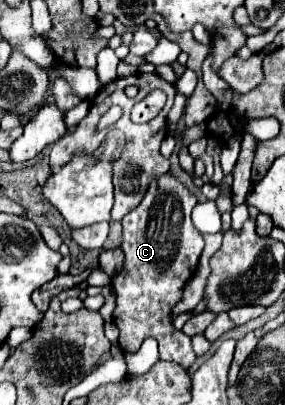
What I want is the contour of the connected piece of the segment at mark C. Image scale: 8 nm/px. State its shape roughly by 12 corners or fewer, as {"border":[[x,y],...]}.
{"border":[[171,172],[121,220],[119,346],[195,362],[169,314],[203,252]]}

